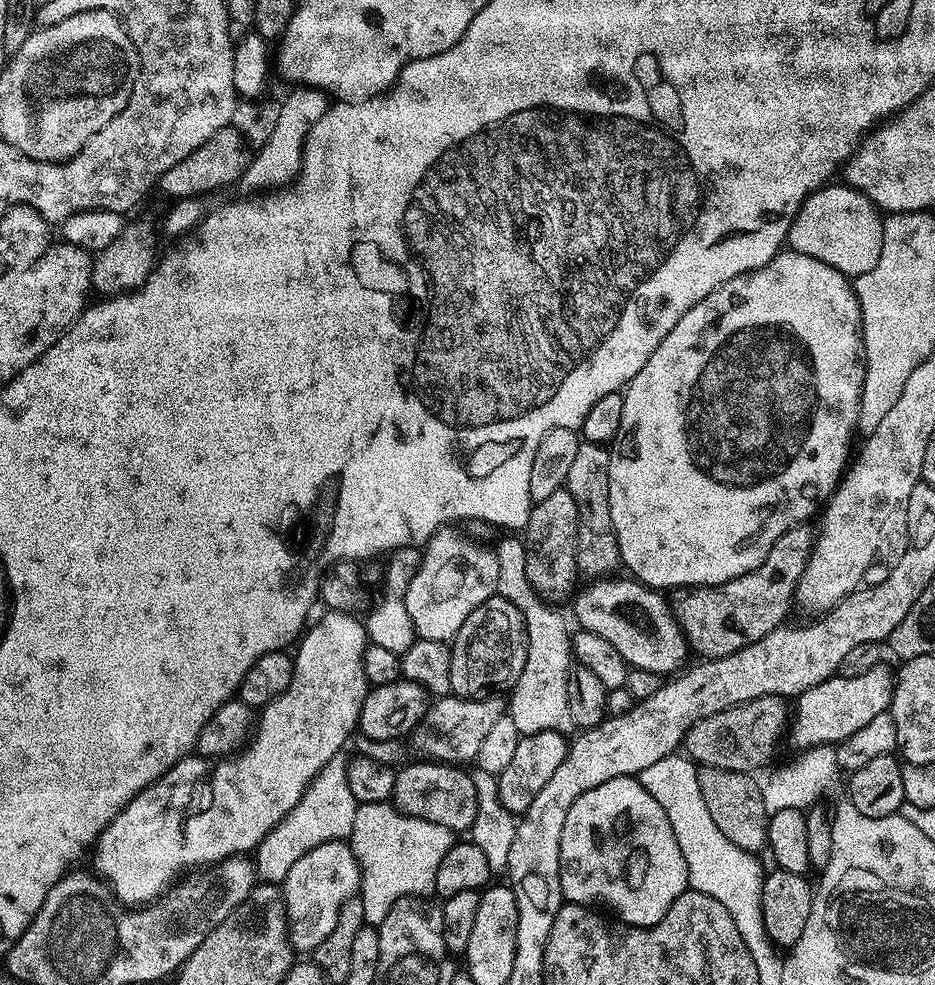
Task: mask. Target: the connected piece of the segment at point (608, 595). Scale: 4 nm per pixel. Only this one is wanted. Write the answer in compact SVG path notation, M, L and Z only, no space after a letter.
M596 578L592 584L592 588L588 588L585 592L577 591L576 596L576 620L580 623L579 627L586 632L598 634L598 638L606 638L606 642L610 642L610 646L614 646L614 650L618 650L618 654L622 654L622 658L632 668L641 668L642 670L650 670L661 674L676 674L685 667L684 659L690 653L690 643L688 637L685 636L683 629L680 628L680 622L676 617L673 605L663 600L661 593L655 588L648 588L641 584L635 578L627 578L628 580L608 580L612 578Z

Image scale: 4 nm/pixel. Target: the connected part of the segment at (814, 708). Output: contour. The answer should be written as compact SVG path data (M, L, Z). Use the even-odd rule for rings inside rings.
M868 668L857 676L831 676L826 682L814 686L795 697L794 711L790 716L790 734L800 750L835 746L841 740L850 738L854 730L862 730L878 714L892 707L893 669ZM796 704L796 708L795 708Z

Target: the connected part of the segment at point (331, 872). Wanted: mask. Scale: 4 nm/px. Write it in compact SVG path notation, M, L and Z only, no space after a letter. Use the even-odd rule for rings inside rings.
M331 840L322 846L314 846L310 854L302 854L294 866L290 866L290 874L282 881L282 891L284 894L284 905L288 915L288 937L293 949L300 954L312 954L319 944L334 930L338 922L338 914L342 906L351 896L357 895L360 891L360 863L352 852L351 843L343 840Z

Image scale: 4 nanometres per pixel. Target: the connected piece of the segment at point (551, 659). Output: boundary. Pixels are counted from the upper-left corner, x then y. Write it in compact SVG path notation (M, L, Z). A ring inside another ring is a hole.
M516 534L501 536L504 537L494 544L494 551L500 563L496 591L510 602L514 602L514 606L518 606L526 622L528 635L526 666L522 666L522 674L507 697L507 715L512 717L521 736L539 732L571 733L574 725L568 705L568 677L574 657L568 624L552 609L555 607L532 588L530 578L526 576L526 550L523 539Z

